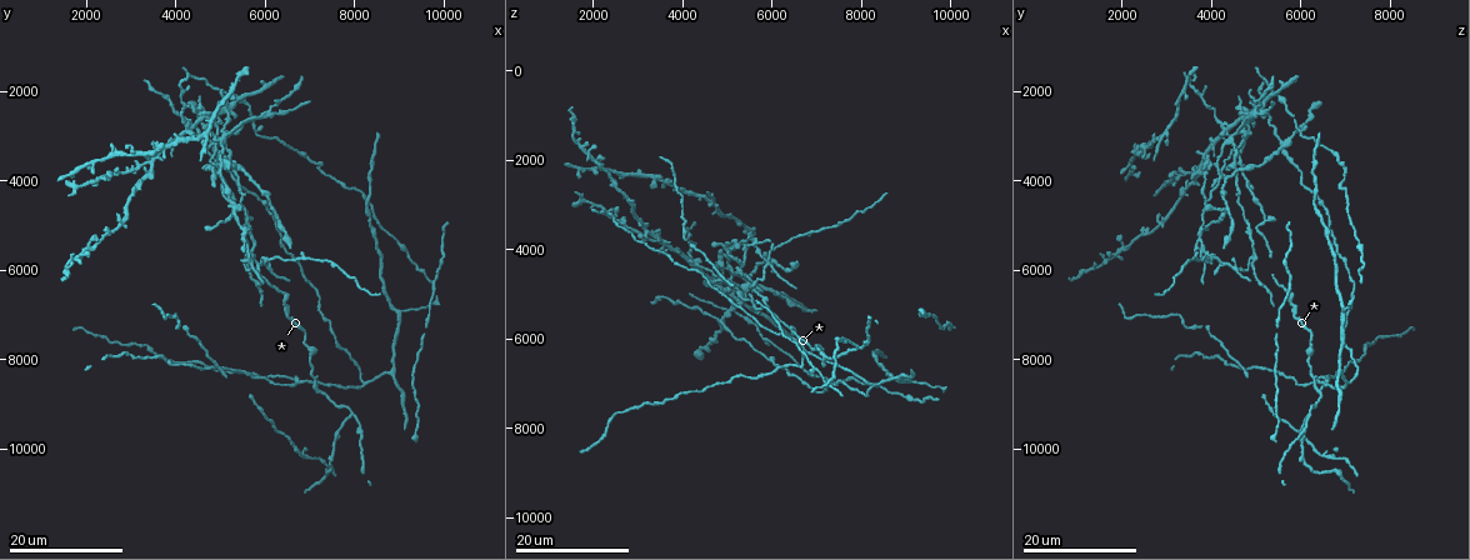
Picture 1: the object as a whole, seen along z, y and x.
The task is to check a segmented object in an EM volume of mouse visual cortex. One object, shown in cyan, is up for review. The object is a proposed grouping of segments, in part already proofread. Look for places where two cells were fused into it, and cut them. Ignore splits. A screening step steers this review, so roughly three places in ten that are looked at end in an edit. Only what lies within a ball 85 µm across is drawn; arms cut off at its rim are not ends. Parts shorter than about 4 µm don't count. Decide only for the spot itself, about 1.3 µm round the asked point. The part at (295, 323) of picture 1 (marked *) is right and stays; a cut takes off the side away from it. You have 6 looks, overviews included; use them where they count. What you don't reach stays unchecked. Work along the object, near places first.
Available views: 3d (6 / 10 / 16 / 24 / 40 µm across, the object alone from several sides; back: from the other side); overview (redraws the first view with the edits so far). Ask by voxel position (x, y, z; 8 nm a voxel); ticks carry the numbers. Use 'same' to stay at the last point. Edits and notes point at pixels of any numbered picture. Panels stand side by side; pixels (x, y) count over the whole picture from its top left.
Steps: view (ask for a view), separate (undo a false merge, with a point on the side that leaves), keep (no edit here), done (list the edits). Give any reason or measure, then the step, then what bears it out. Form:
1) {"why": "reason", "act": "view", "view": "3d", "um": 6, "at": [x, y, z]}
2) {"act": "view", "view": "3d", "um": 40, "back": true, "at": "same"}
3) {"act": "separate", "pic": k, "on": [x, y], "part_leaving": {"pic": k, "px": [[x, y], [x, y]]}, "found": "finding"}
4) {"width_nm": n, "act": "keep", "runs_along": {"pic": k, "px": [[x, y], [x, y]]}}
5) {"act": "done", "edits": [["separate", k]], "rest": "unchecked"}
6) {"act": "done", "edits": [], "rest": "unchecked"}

{"why": "side arm on a straight run", "act": "view", "view": "3d", "um": 16, "at": [7200, 8700, 6400]}

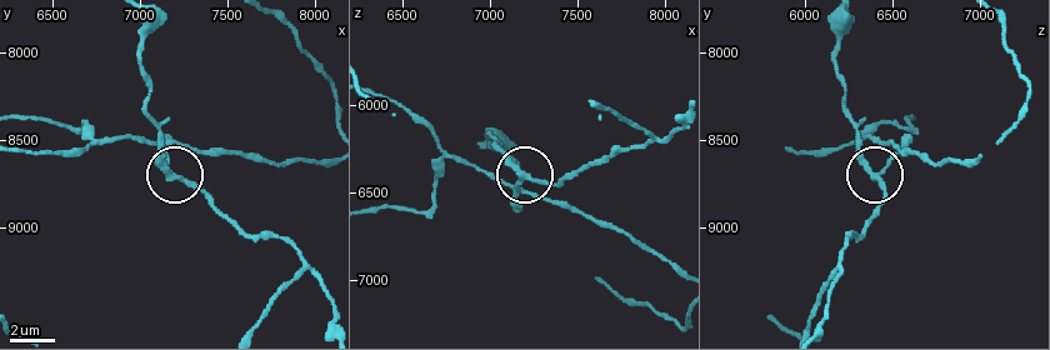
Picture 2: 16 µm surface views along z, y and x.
{"act": "view", "view": "3d", "um": 6, "at": [7220, 8720, 6420]}

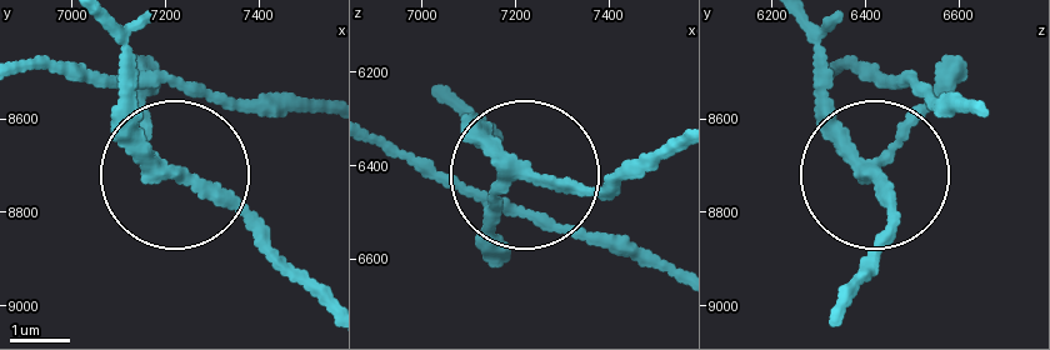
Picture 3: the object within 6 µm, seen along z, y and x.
{"arms": 3, "act": "keep", "runs_along": {"pic": 3, "px": [[101, 30], [130, 134], [290, 264]]}, "found": "continuous, no second cell"}

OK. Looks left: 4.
{"why": "thick turns thin", "act": "view", "view": "3d", "um": 16, "at": [7150, 3650, 6850]}

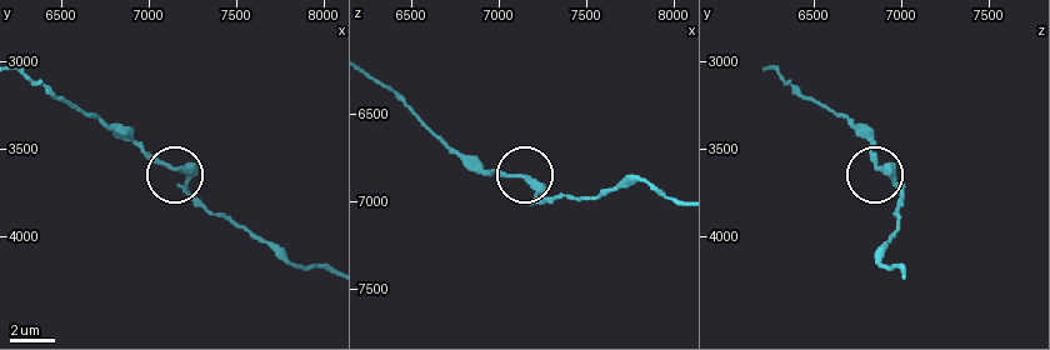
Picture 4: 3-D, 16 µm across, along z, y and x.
{"act": "view", "view": "3d", "um": 6, "at": [7180, 3620, 6880]}

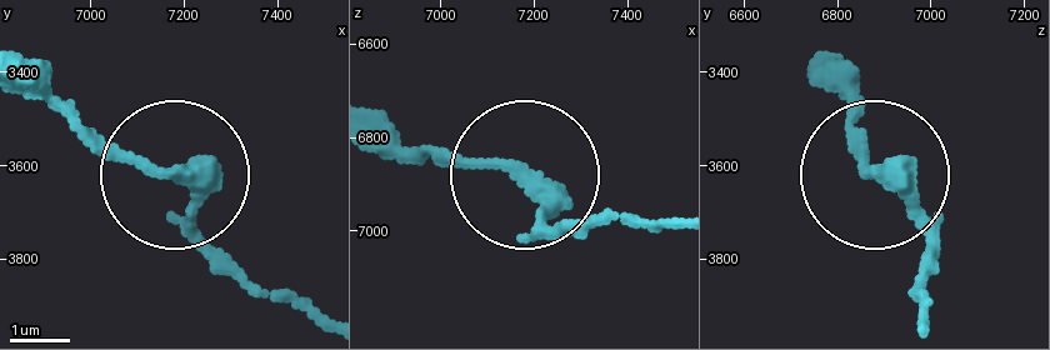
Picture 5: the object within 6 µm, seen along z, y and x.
{"width_nm": 250, "act": "keep", "found": "all the same cell"}

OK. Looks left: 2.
{"why": "sudden change in width", "act": "view", "view": "3d", "um": 16, "at": [4650, 2550, 4700]}

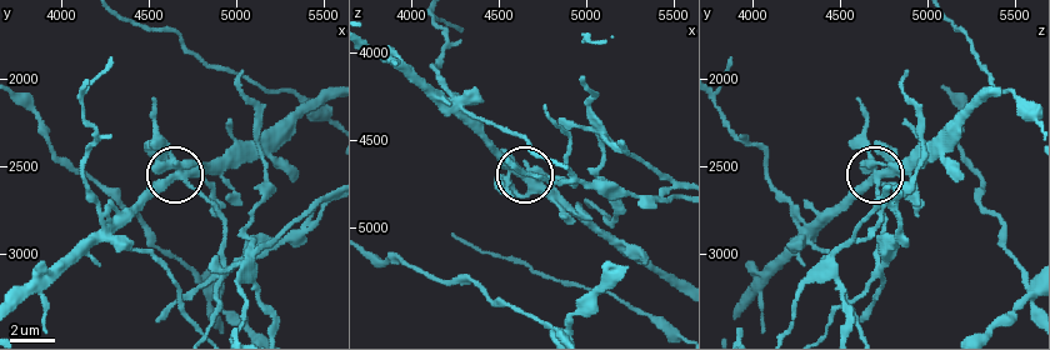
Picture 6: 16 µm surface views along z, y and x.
{"act": "view", "view": "3d", "um": 10, "at": [4680, 2580, 4720]}

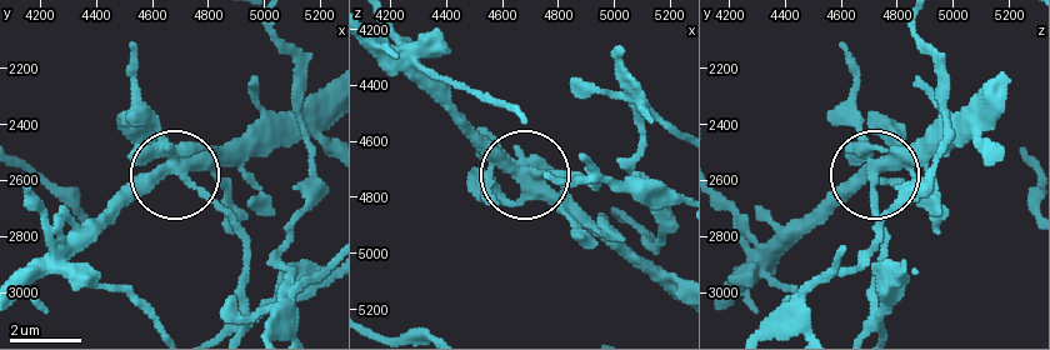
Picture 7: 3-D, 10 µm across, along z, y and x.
{"width_nm": 380, "act": "separate", "pic": 7, "on": [836, 125], "found": "a second cell is stuck on"}

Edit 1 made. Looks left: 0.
{"act": "done", "edits": [["separate", 7]], "rest": "unchecked"}

